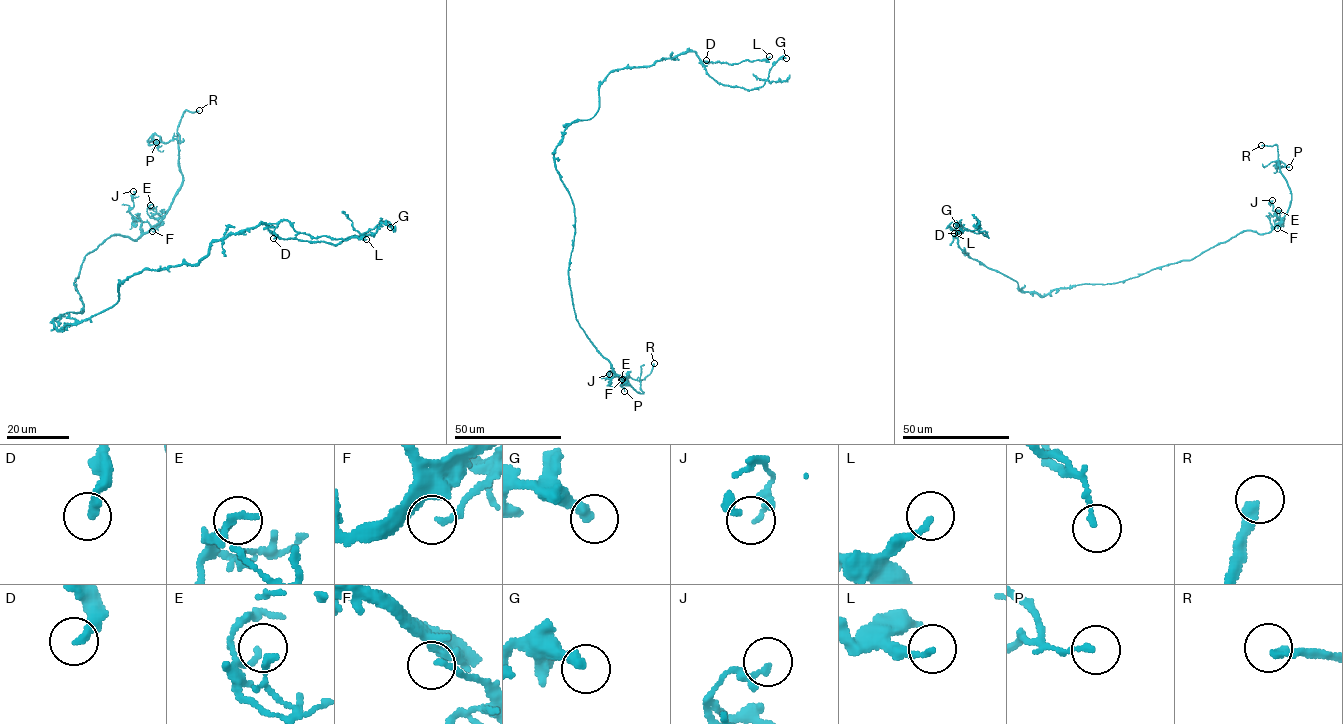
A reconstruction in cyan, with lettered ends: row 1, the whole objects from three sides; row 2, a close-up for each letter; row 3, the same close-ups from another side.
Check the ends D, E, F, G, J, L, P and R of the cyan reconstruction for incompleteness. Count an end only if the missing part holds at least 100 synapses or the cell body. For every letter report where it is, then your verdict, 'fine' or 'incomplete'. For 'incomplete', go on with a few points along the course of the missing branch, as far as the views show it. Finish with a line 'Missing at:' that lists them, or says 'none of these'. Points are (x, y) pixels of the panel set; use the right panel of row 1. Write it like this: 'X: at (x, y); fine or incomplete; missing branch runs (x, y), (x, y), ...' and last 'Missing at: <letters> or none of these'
D: at (958, 233); fine
E: at (1278, 210); fine
F: at (1277, 228); fine
G: at (956, 225); fine
J: at (1272, 200); fine
L: at (954, 233); fine
P: at (1289, 167); fine
R: at (1261, 145); incomplete; missing branch runs (1261, 145), (1254, 147), (1241, 138)
Missing at: R

